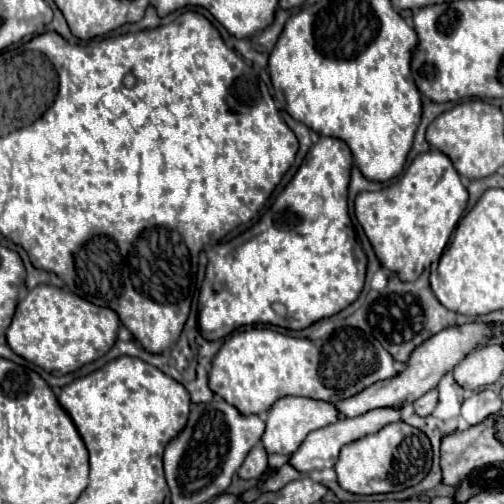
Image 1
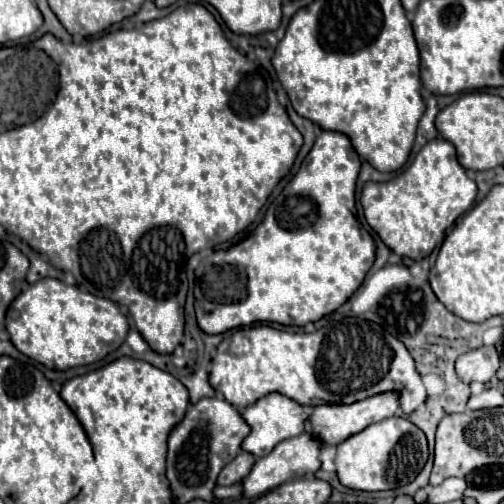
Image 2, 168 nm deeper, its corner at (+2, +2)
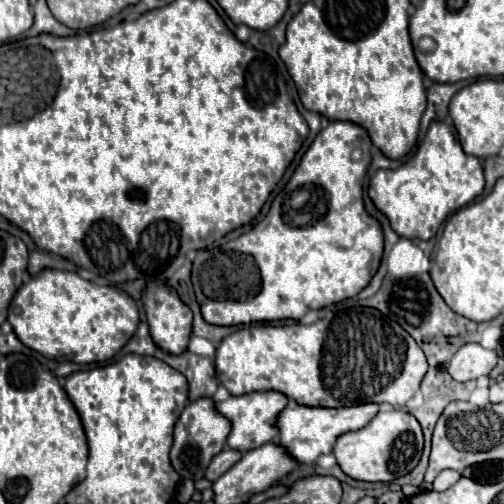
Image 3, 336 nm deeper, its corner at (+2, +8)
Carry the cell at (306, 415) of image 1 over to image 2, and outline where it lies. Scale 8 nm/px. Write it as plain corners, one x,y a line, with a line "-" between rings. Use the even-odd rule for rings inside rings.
269,394
269,396
261,398
259,402
255,402
253,406
245,408
243,418
251,426
251,434
243,440
243,450
261,458
261,456
269,454
269,450
273,450
273,446
277,446
279,442
303,434
305,432
305,418
309,418
309,416
299,402
293,402
291,398
287,398
283,394

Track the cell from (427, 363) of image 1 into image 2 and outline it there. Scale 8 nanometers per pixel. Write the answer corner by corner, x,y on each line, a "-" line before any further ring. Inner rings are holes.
375,394
373,398
365,398
361,402
353,402
349,406
337,406
337,404
321,404
309,410
309,422
313,426
313,432
323,440
325,446
333,446
337,442
343,442
345,438
361,432
369,424
381,422
385,418
395,416
395,410
399,408
399,398
397,394

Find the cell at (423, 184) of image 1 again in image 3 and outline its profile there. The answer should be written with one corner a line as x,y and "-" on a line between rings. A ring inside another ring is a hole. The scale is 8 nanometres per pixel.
433,120
415,156
397,170
377,170
369,184
369,198
389,218
391,228
403,238
429,240
443,220
473,202
485,188
483,164
465,154
451,124

